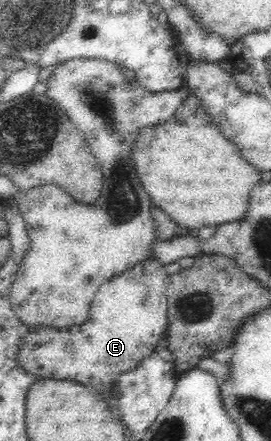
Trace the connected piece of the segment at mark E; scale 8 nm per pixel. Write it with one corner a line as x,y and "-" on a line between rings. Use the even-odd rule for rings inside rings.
149,258
131,272
104,282
91,303
87,320
67,328
33,327
18,352
18,361
33,378
71,380
115,398
115,378
135,368
166,338
167,279
164,264

